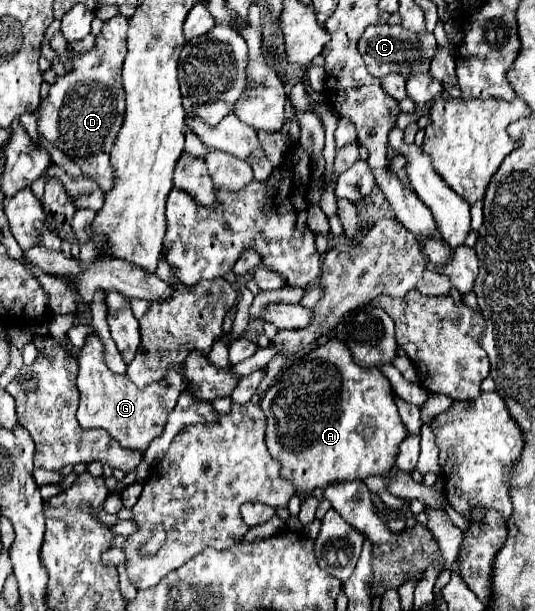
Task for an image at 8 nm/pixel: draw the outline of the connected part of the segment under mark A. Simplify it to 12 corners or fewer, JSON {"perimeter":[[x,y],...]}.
{"perimeter":[[337,339],[261,397],[299,497],[387,475],[395,395]]}

